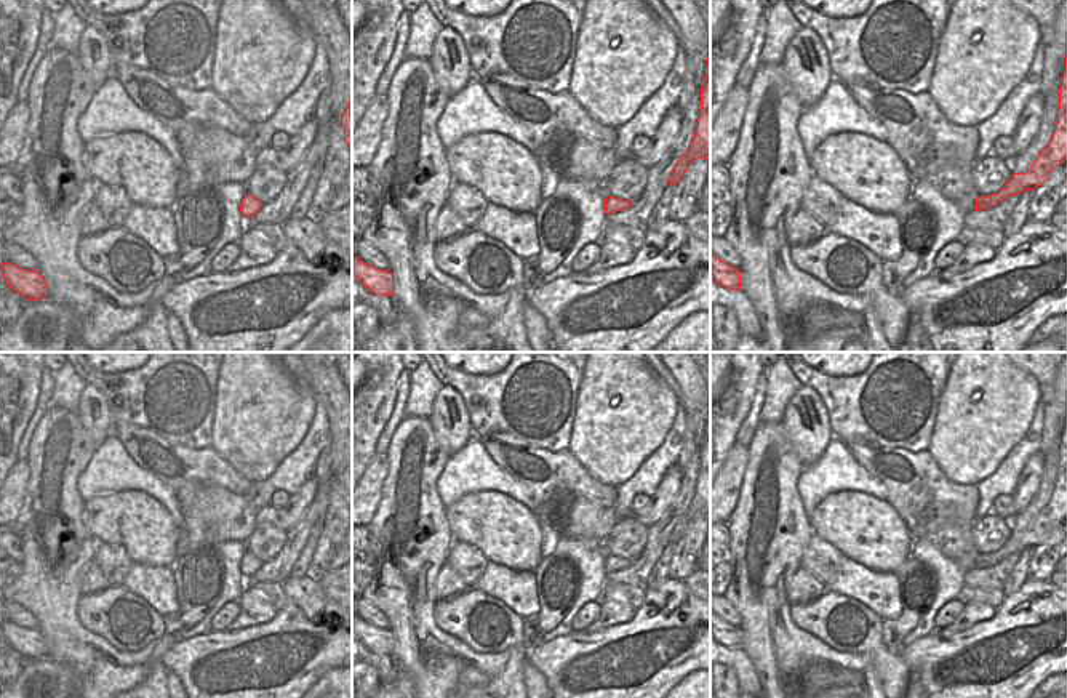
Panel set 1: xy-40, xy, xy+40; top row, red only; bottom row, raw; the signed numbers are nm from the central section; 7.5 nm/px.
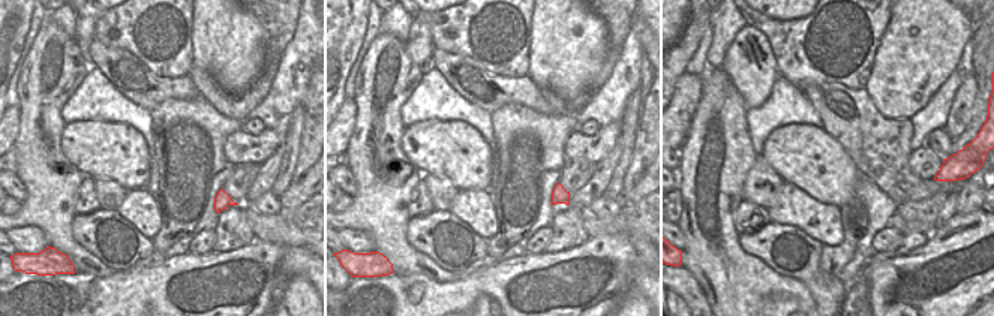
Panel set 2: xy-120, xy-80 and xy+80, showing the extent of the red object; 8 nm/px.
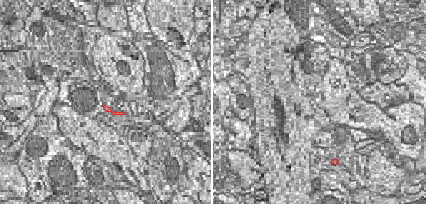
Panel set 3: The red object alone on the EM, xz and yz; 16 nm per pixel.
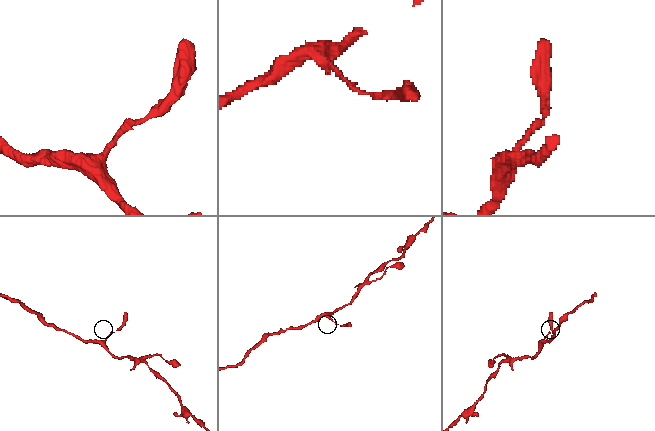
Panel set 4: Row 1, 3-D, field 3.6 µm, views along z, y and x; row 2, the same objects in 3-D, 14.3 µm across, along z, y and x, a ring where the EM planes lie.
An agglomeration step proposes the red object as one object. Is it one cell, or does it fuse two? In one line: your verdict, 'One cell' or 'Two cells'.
One cell

